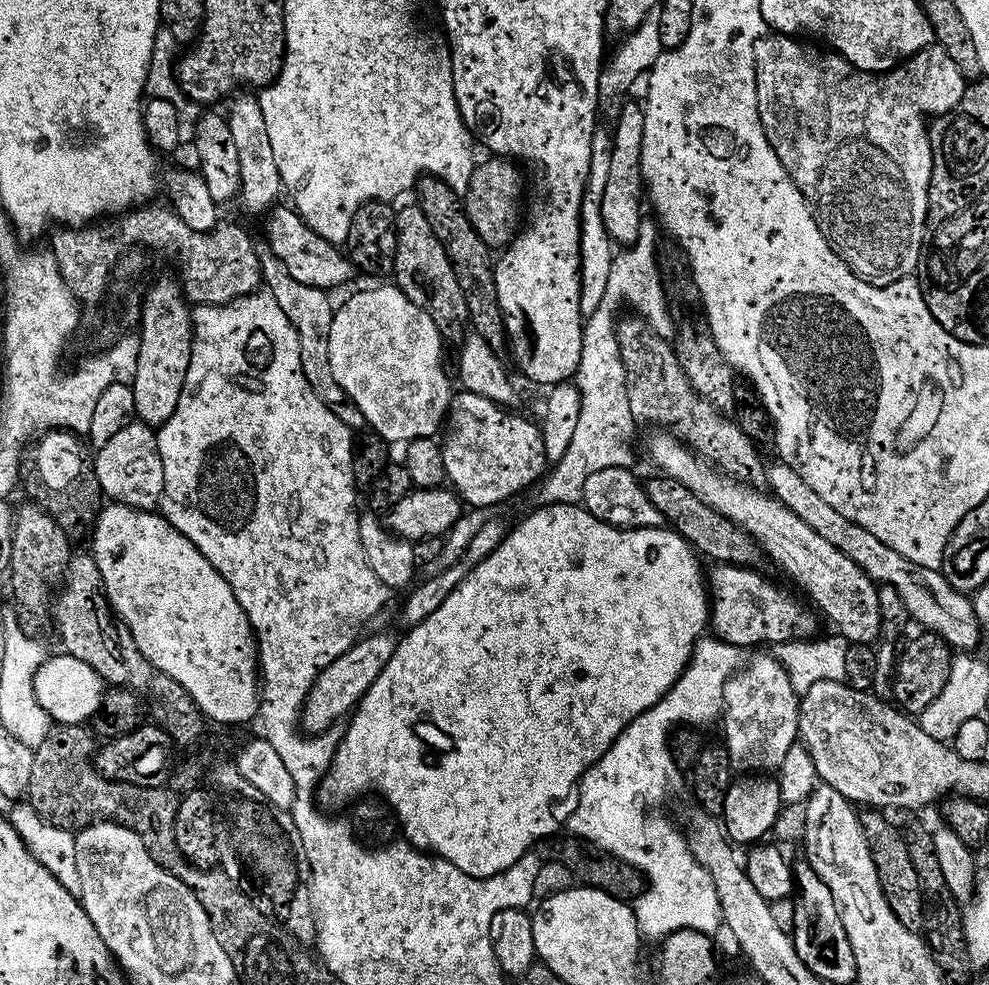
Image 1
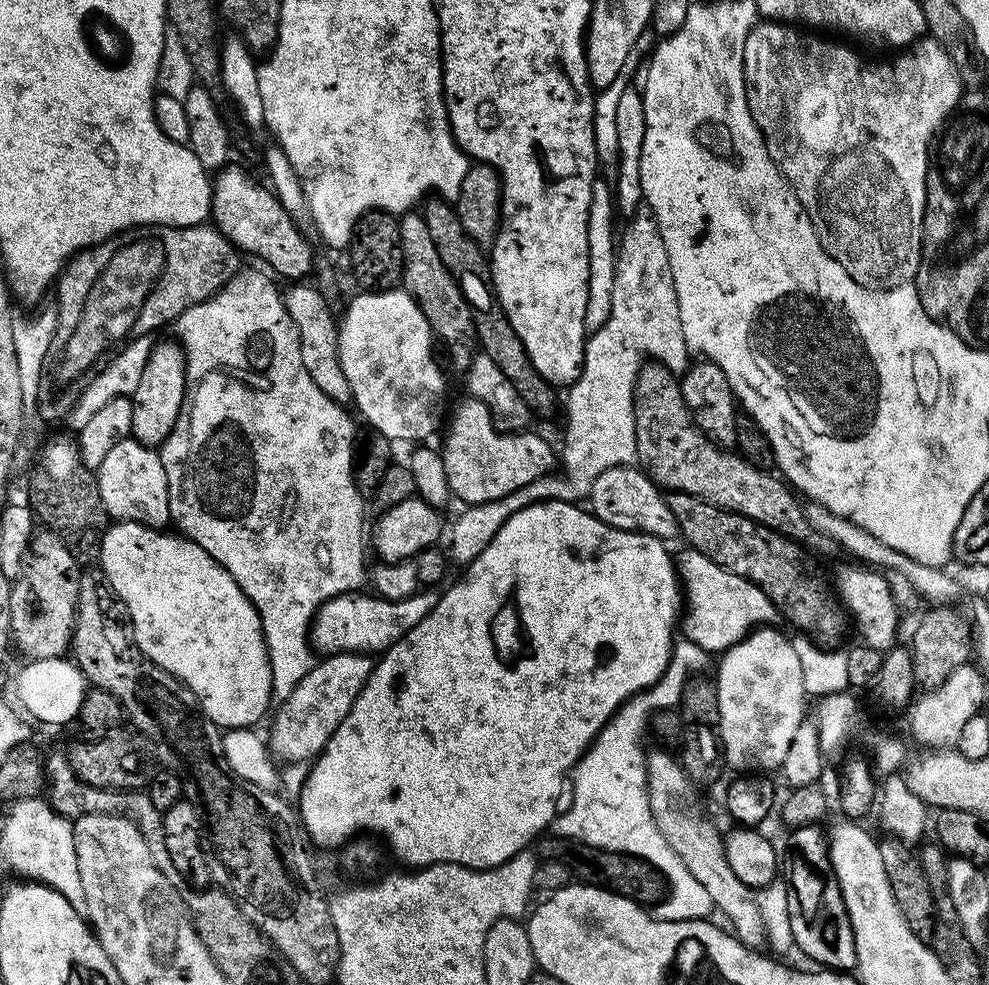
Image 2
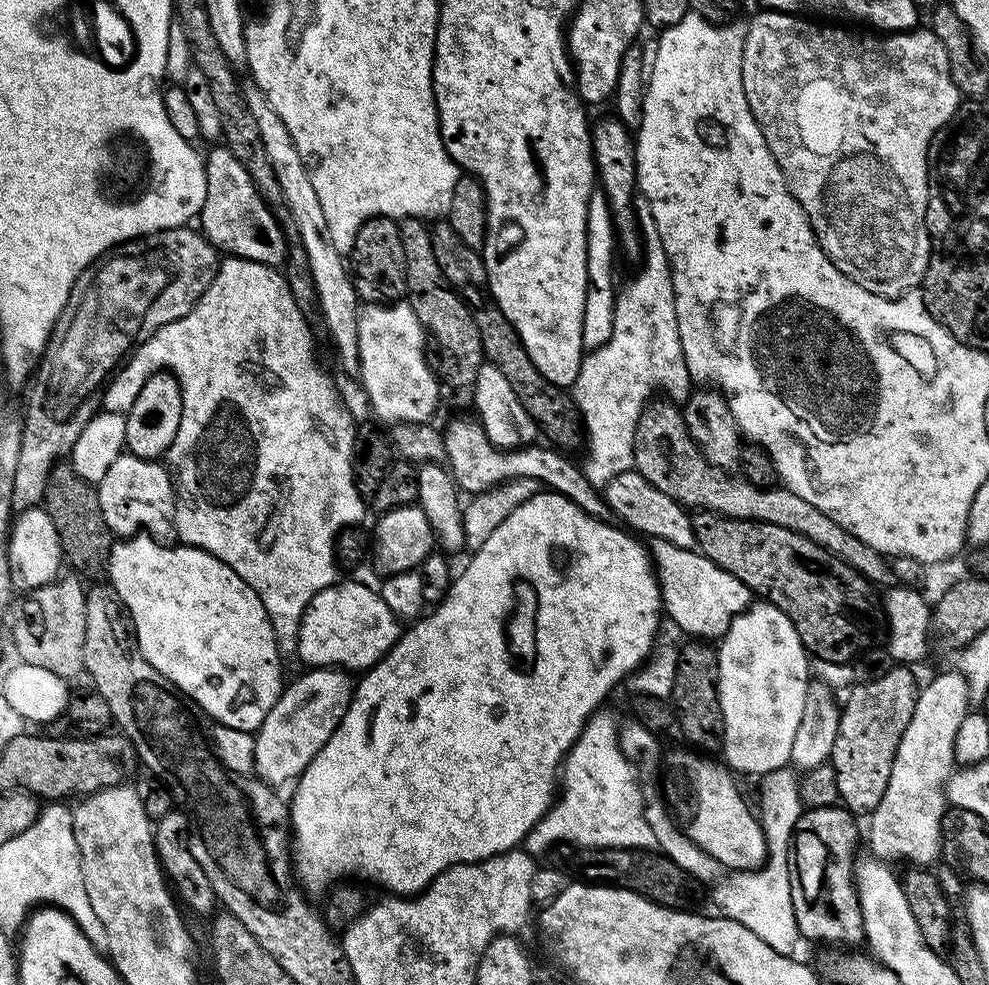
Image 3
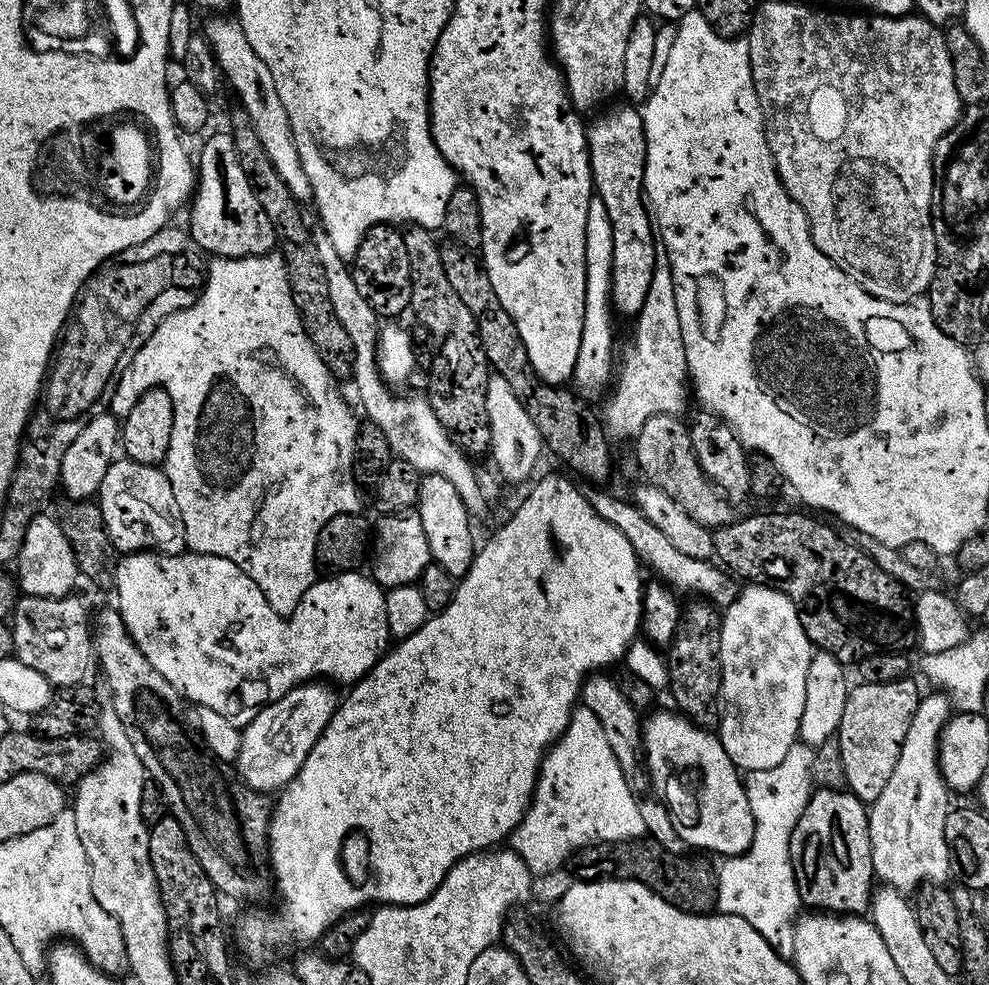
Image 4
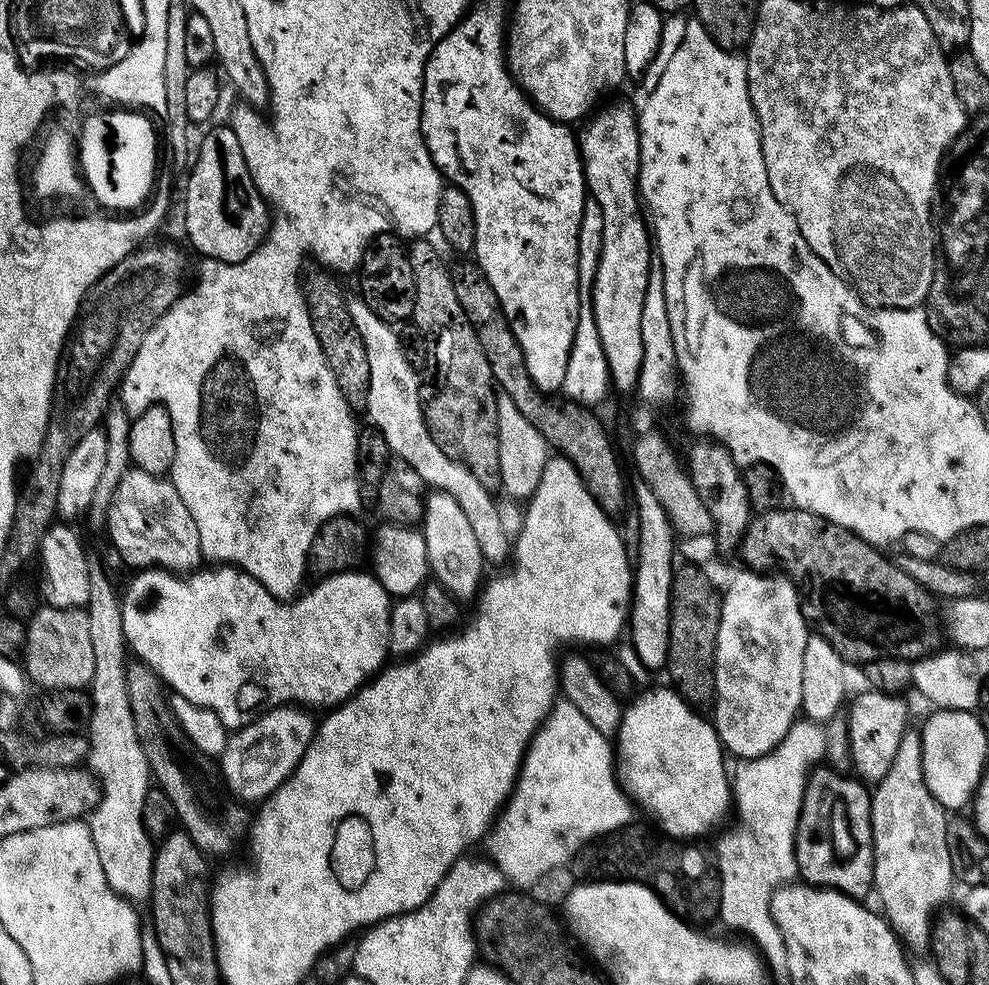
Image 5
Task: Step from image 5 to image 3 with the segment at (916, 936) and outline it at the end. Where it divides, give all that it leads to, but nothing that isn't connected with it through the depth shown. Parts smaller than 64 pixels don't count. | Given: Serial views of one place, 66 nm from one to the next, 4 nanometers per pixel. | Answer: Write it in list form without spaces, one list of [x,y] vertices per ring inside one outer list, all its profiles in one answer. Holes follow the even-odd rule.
[[[944,672],[937,680],[932,680],[919,689],[917,705],[914,706],[913,717],[897,748],[886,792],[870,815],[872,825],[868,828],[868,844],[872,847],[871,855],[875,859],[885,862],[905,860],[905,865],[908,866],[932,866],[937,863],[935,860],[941,855],[942,818],[946,811],[946,781],[954,771],[955,736],[970,713],[968,696],[970,697],[968,681],[956,672]]]

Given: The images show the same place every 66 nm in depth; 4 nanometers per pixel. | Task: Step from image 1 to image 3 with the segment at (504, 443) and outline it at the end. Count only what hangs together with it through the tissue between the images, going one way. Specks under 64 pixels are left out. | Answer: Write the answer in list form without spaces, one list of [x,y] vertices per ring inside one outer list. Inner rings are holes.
[[[472,414],[450,421],[448,429],[443,429],[442,435],[446,467],[461,493],[485,492],[491,488],[497,488],[499,484],[504,484],[507,480],[530,478],[539,480],[541,485],[547,486],[551,491],[569,496],[579,508],[586,510],[586,514],[590,514],[595,520],[608,522],[613,519],[614,515],[608,508],[603,491],[591,484],[586,478],[583,467],[577,461],[575,464],[574,461],[567,460],[564,457],[567,455],[555,447],[525,446],[515,450],[499,448],[494,446],[494,442],[490,442],[479,419]]]

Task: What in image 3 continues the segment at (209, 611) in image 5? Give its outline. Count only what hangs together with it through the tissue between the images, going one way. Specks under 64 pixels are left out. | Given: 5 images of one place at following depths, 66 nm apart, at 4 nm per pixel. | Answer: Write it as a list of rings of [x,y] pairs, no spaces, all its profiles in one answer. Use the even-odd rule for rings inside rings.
[[[147,534],[129,536],[113,543],[106,576],[113,590],[116,591],[120,603],[123,604],[128,619],[132,622],[136,645],[142,650],[146,662],[150,662],[150,666],[154,666],[154,670],[158,670],[158,674],[170,678],[170,682],[174,682],[176,689],[195,702],[197,709],[205,717],[213,716],[217,725],[225,724],[234,730],[255,733],[256,729],[262,726],[266,714],[278,702],[281,692],[286,687],[286,679],[284,680],[284,664],[280,661],[282,649],[277,641],[276,632],[262,606],[262,598],[258,598],[258,594],[254,594],[250,585],[242,578],[238,578],[238,574],[234,574],[230,570],[230,566],[226,566],[226,562],[214,558],[214,554],[210,554],[206,550],[190,548],[187,544],[181,543],[177,543],[175,546],[161,544],[160,541],[153,540]],[[356,580],[331,584],[308,603],[300,623],[298,653],[309,669],[373,668],[400,639],[402,624],[386,606],[375,587],[367,588]]]

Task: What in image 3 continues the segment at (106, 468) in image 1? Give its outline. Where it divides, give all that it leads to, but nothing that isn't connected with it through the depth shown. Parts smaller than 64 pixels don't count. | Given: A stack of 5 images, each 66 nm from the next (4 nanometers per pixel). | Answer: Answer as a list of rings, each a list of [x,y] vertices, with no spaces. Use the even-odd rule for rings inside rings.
[[[121,454],[106,470],[98,491],[102,518],[106,518],[113,537],[127,538],[145,532],[161,544],[172,544],[177,539],[176,497],[172,477],[163,463]]]

